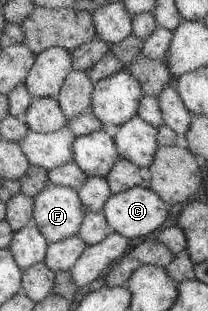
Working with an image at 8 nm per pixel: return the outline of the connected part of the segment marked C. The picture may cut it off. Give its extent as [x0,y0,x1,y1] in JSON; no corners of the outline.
[100,187,170,239]

